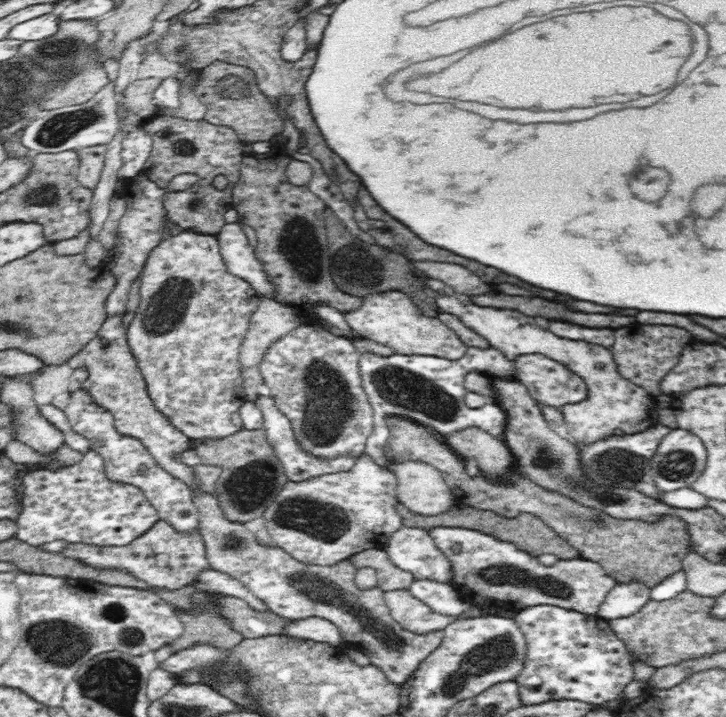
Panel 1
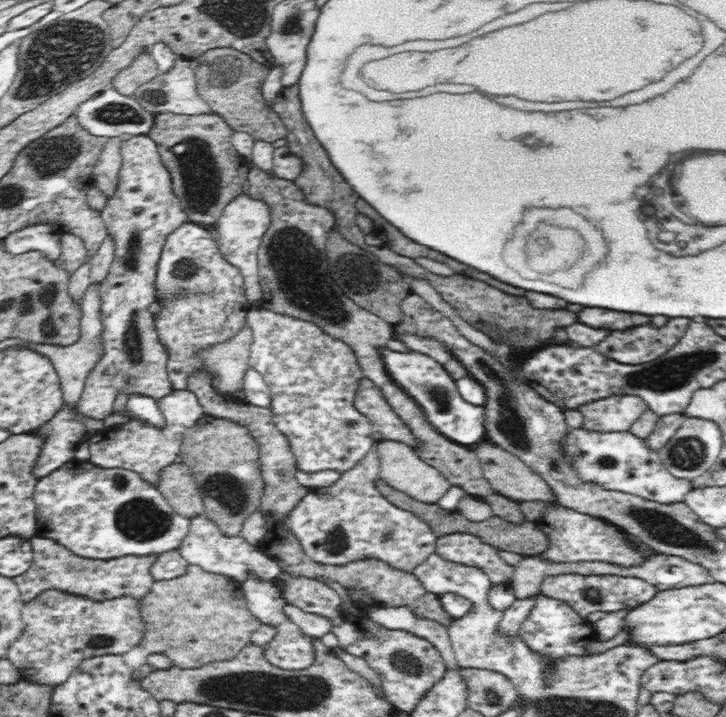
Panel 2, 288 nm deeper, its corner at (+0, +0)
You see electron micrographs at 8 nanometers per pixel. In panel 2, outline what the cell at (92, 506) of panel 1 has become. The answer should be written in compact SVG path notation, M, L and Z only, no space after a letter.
M70 460L54 474L38 480L34 490L38 538L52 538L72 554L96 560L158 556L180 550L190 518L176 512L166 496L132 470L106 470L82 460Z

